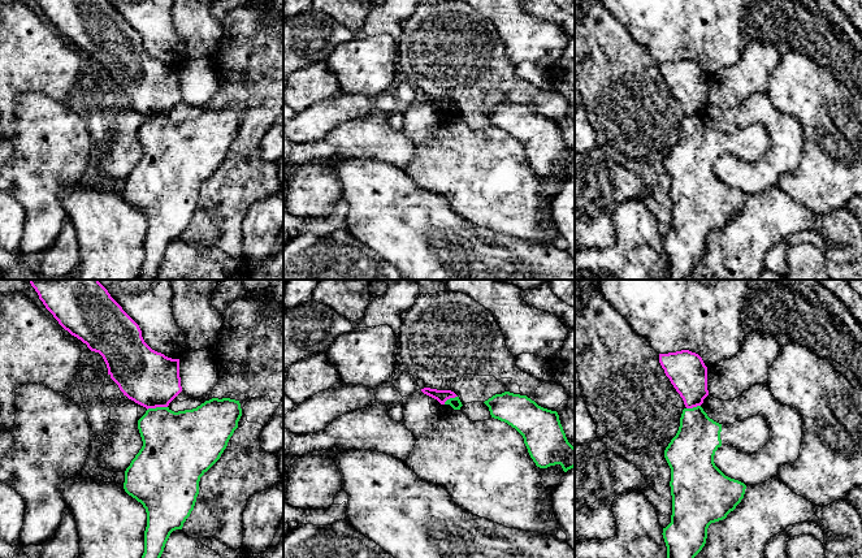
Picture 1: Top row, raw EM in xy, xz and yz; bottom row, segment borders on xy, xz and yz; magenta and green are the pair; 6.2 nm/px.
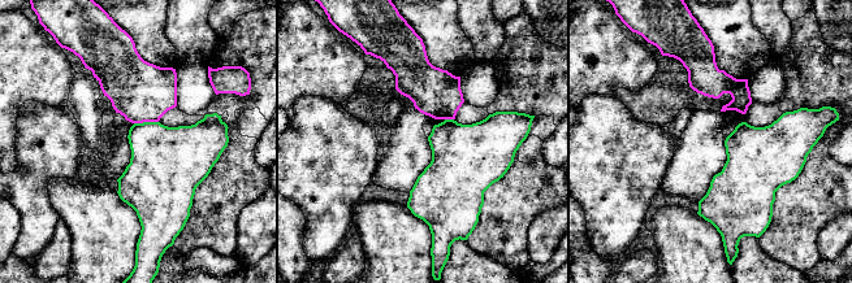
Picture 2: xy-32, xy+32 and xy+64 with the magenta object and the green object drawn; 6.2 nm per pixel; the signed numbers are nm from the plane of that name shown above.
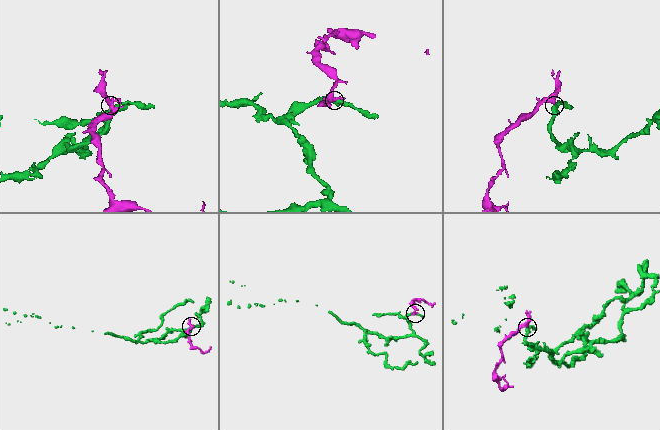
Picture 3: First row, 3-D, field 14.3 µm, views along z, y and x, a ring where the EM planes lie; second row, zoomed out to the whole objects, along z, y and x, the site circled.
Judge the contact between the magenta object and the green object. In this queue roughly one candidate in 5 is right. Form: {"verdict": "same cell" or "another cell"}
{"verdict": "another cell"}

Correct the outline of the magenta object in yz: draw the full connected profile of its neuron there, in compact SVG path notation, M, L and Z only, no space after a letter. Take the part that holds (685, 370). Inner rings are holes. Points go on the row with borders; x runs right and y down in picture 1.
M689 350L659 354L659 363L686 408L703 403L709 395L707 367L698 354Z

